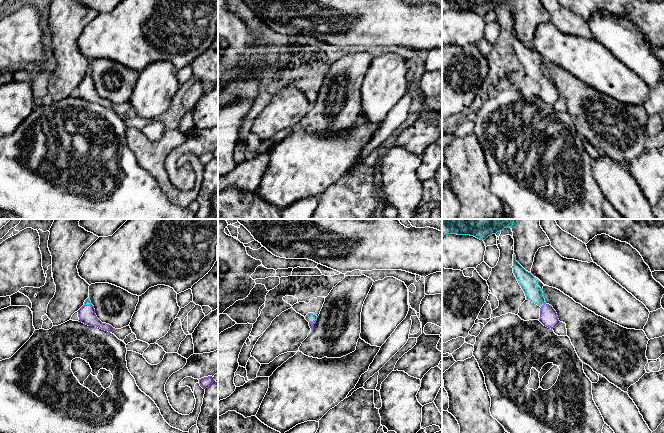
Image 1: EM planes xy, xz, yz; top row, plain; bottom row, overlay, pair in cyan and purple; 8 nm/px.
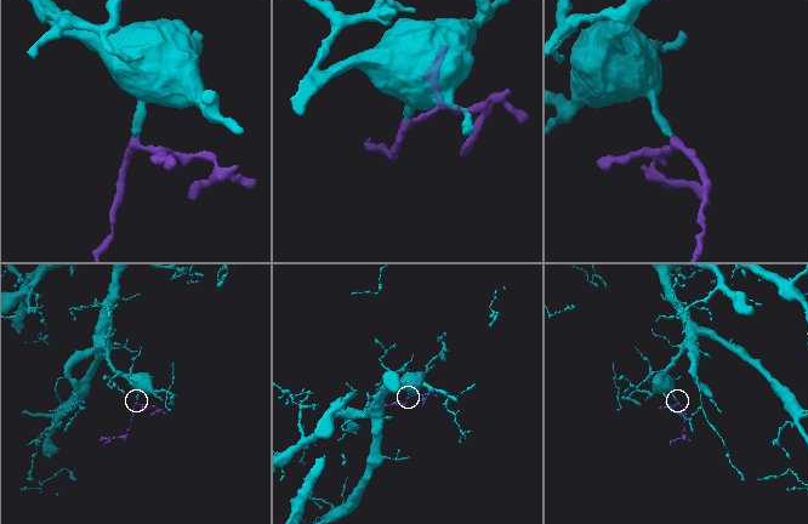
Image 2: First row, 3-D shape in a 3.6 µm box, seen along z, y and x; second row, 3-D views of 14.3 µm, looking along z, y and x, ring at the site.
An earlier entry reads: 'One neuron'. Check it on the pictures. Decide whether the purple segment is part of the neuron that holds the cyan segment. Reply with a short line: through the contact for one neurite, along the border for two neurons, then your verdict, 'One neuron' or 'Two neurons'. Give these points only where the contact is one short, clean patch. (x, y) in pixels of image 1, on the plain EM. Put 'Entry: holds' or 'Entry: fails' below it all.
Line: yz (528, 59), (533, 69), (543, 80), (548, 93). One neuron
Entry: holds

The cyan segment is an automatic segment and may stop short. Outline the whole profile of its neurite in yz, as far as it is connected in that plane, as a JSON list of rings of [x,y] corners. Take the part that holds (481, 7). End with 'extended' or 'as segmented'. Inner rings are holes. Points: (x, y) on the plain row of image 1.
[[[442,0],[442,12],[447,10],[470,11],[480,16],[512,3],[513,0]]]; as segmented

